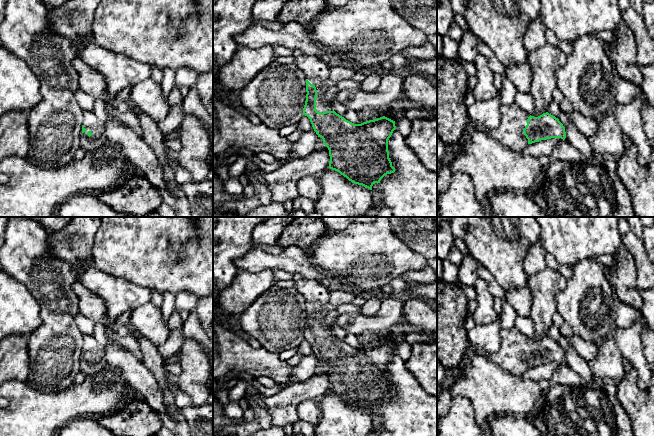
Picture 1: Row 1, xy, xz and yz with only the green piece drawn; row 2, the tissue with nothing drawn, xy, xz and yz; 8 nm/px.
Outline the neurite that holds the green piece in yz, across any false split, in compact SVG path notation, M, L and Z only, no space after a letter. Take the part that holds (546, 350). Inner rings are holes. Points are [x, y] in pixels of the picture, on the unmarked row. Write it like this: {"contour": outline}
{"contour": "M513 327L502 329L501 339L500 349L488 354L488 359L514 375L522 376L529 368L541 364L566 362L563 348L548 336L534 341Z"}

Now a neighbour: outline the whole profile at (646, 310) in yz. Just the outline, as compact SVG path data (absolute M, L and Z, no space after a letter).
M654 286L640 290L642 306L639 309L640 314L646 320L648 327L654 332Z

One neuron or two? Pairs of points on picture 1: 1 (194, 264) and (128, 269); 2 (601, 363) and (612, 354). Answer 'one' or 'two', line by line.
1: one
2: one

